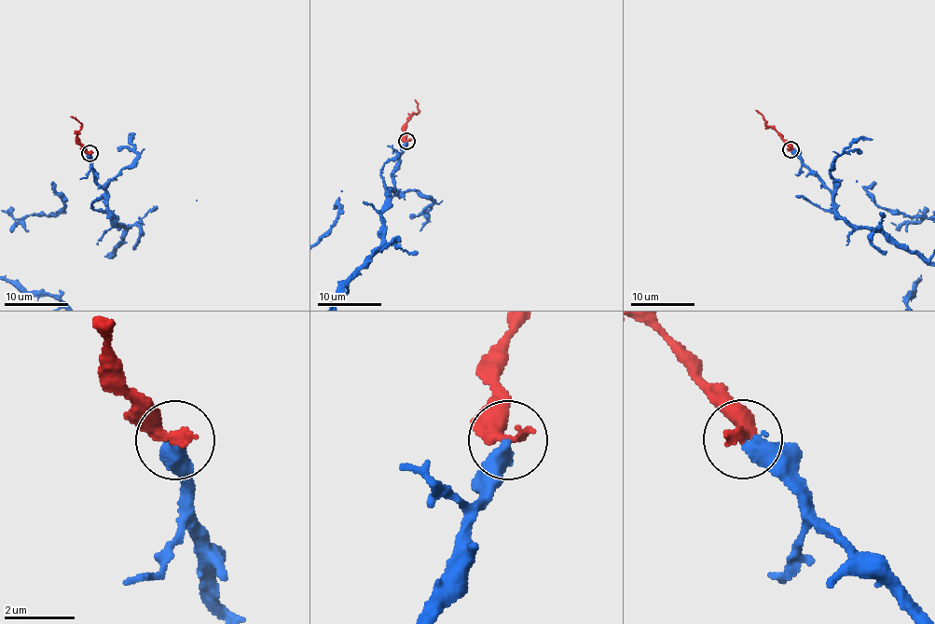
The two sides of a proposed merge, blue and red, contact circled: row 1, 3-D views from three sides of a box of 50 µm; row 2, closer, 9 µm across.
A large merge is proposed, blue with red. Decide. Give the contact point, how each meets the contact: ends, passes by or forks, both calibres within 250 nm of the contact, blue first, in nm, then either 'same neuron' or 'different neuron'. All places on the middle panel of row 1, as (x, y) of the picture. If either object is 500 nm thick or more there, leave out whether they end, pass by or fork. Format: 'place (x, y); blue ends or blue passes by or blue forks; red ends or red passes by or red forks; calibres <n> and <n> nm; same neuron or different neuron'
place (406, 141); blue ends; red ends; calibres 420 and 400 nm; same neuron

